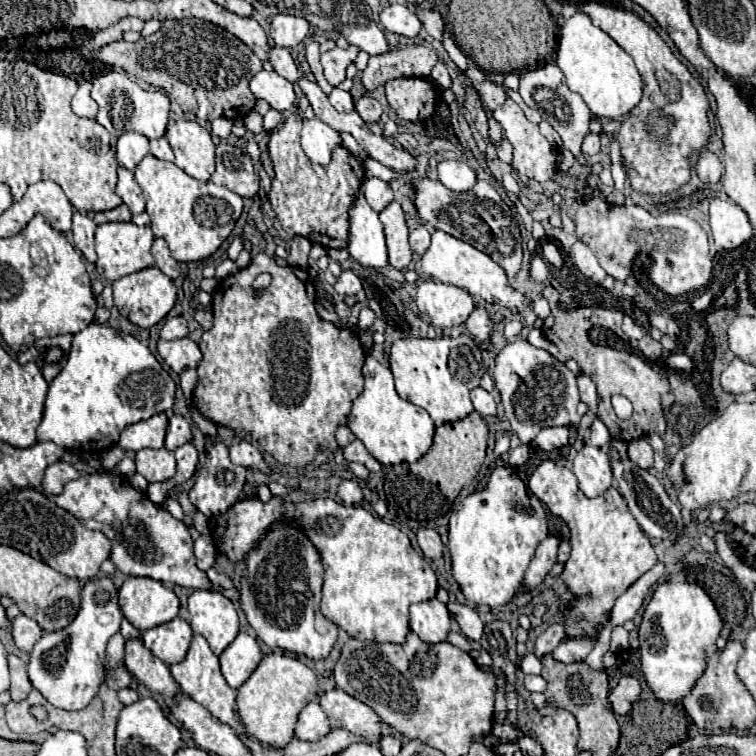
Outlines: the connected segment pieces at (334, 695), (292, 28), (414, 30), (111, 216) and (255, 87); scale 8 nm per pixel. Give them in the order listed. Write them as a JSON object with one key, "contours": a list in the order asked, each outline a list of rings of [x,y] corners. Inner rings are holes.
{"contours":[[[[341,689],[327,691],[319,703],[331,721],[331,729],[349,729],[365,743],[373,745],[381,741],[381,719],[365,703],[353,699]]],[[[275,15],[271,21],[271,39],[277,47],[297,47],[307,37],[309,23],[303,17],[293,15]]],[[[393,3],[393,5],[385,7],[379,17],[381,17],[383,27],[391,33],[405,35],[405,37],[417,37],[419,35],[421,21],[417,19],[417,15],[407,5]]],[[[119,205],[111,211],[101,211],[93,217],[93,221],[99,225],[99,223],[107,223],[107,221],[129,221],[131,219],[131,211],[127,205]]],[[[259,71],[251,79],[251,91],[257,99],[265,99],[277,111],[289,111],[295,105],[293,85],[275,71]]]]}

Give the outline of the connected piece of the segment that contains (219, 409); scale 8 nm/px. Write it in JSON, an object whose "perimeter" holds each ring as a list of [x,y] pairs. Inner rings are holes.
{"perimeter":[[[259,251],[247,267],[219,281],[211,303],[215,325],[199,341],[203,361],[197,367],[199,379],[193,391],[195,409],[213,423],[235,429],[237,439],[255,439],[279,463],[293,467],[309,465],[319,453],[319,447],[327,447],[331,453],[339,449],[335,431],[339,425],[347,425],[351,401],[363,391],[361,367],[365,351],[357,333],[323,321],[315,311],[315,302],[314,280],[306,270],[291,265],[281,267],[275,263],[275,257]],[[259,273],[269,273],[271,285],[255,299],[251,283]]]}

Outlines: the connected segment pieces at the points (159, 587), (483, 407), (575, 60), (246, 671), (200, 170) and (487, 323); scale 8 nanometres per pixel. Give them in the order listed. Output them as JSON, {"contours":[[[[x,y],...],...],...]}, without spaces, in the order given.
{"contours":[[[[129,577],[119,589],[123,615],[141,633],[177,617],[179,599],[161,581],[149,577]]],[[[477,387],[471,391],[471,401],[473,401],[473,407],[475,411],[481,415],[481,417],[487,417],[487,415],[497,415],[497,405],[495,405],[495,399],[491,393],[487,393],[485,389]]],[[[581,11],[561,27],[557,67],[563,71],[567,87],[583,97],[595,117],[621,119],[641,101],[643,81],[633,59]]],[[[241,631],[235,637],[235,641],[221,653],[219,659],[221,659],[223,677],[233,689],[237,689],[251,677],[251,673],[261,663],[263,655],[261,655],[257,639]]],[[[171,121],[165,133],[175,153],[175,165],[187,175],[209,181],[215,171],[215,143],[211,133],[195,121]]],[[[477,305],[477,307],[473,309],[473,313],[467,317],[465,327],[467,327],[467,331],[469,331],[477,341],[485,343],[485,341],[489,339],[489,335],[491,335],[491,327],[493,327],[487,307],[485,307],[485,305]]]]}

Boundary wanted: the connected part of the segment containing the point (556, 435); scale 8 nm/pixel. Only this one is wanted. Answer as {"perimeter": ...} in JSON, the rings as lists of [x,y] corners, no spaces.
{"perimeter":[[[547,427],[539,431],[533,445],[543,451],[553,451],[557,447],[567,445],[567,441],[569,441],[569,427]]]}

